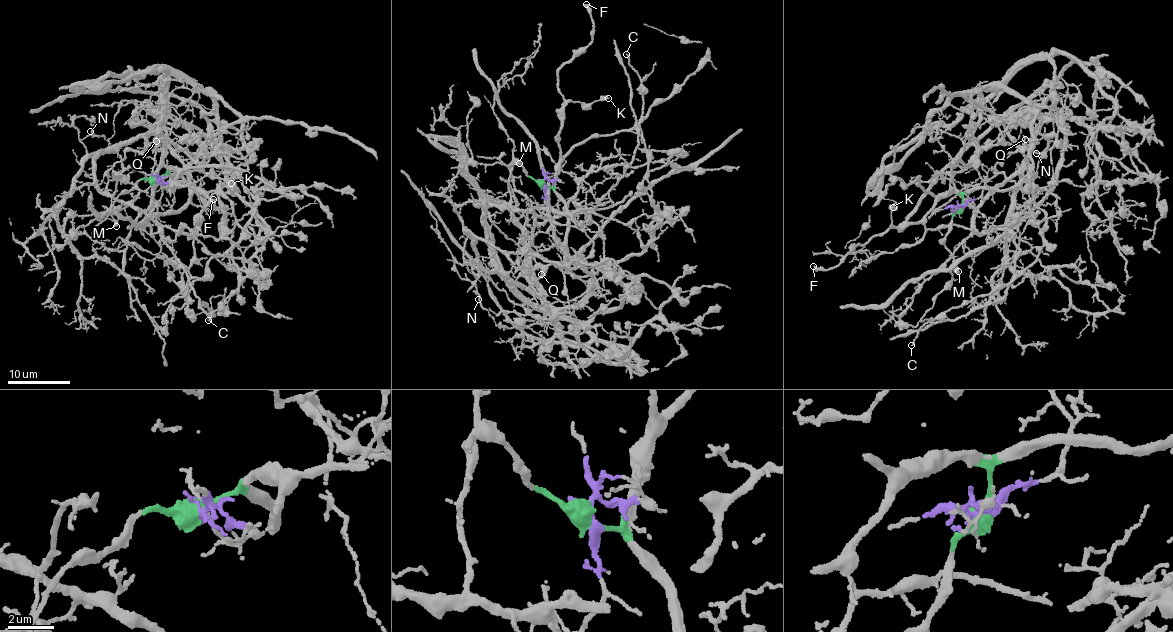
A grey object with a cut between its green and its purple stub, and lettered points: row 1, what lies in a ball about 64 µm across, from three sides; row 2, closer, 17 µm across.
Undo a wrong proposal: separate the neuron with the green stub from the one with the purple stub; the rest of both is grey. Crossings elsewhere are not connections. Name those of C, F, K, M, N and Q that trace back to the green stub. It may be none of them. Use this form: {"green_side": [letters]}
{"green_side": ["F", "K", "M"]}

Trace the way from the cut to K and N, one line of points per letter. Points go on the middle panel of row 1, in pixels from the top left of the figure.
K: (543, 183), (552, 186), (562, 149), (559, 132), (564, 106), (569, 102), (590, 105), (609, 97)
N: (543, 183), (547, 203), (536, 216), (543, 219), (526, 250), (527, 270), (542, 294), (454, 261), (478, 299)

